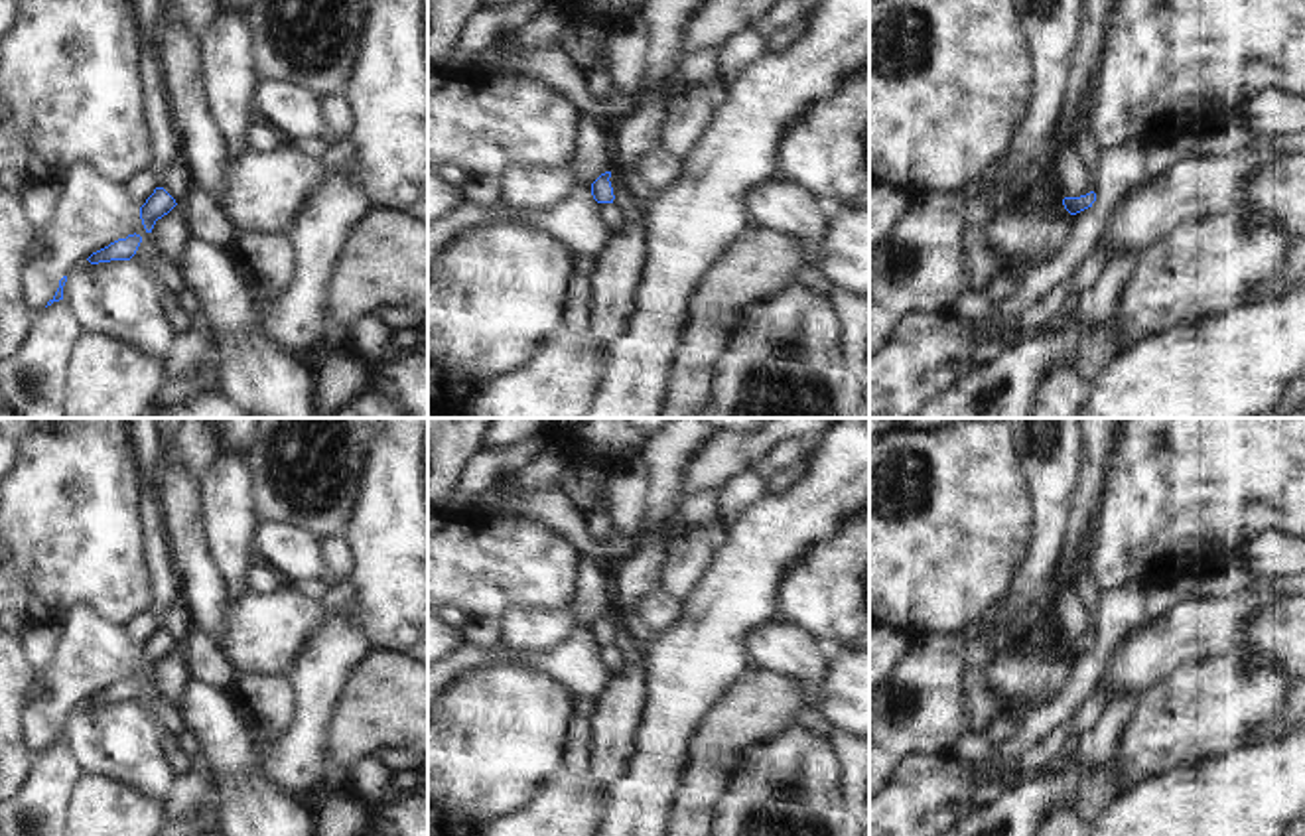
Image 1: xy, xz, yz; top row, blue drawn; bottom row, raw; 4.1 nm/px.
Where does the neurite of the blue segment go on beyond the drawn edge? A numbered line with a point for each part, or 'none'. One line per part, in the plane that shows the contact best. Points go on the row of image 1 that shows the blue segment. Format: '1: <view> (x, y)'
none

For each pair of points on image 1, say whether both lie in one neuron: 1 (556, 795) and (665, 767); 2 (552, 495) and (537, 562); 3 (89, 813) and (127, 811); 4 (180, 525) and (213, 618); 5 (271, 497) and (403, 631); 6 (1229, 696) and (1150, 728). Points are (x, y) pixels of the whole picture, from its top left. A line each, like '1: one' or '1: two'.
1: two
2: two
3: one
4: one
5: two
6: one

